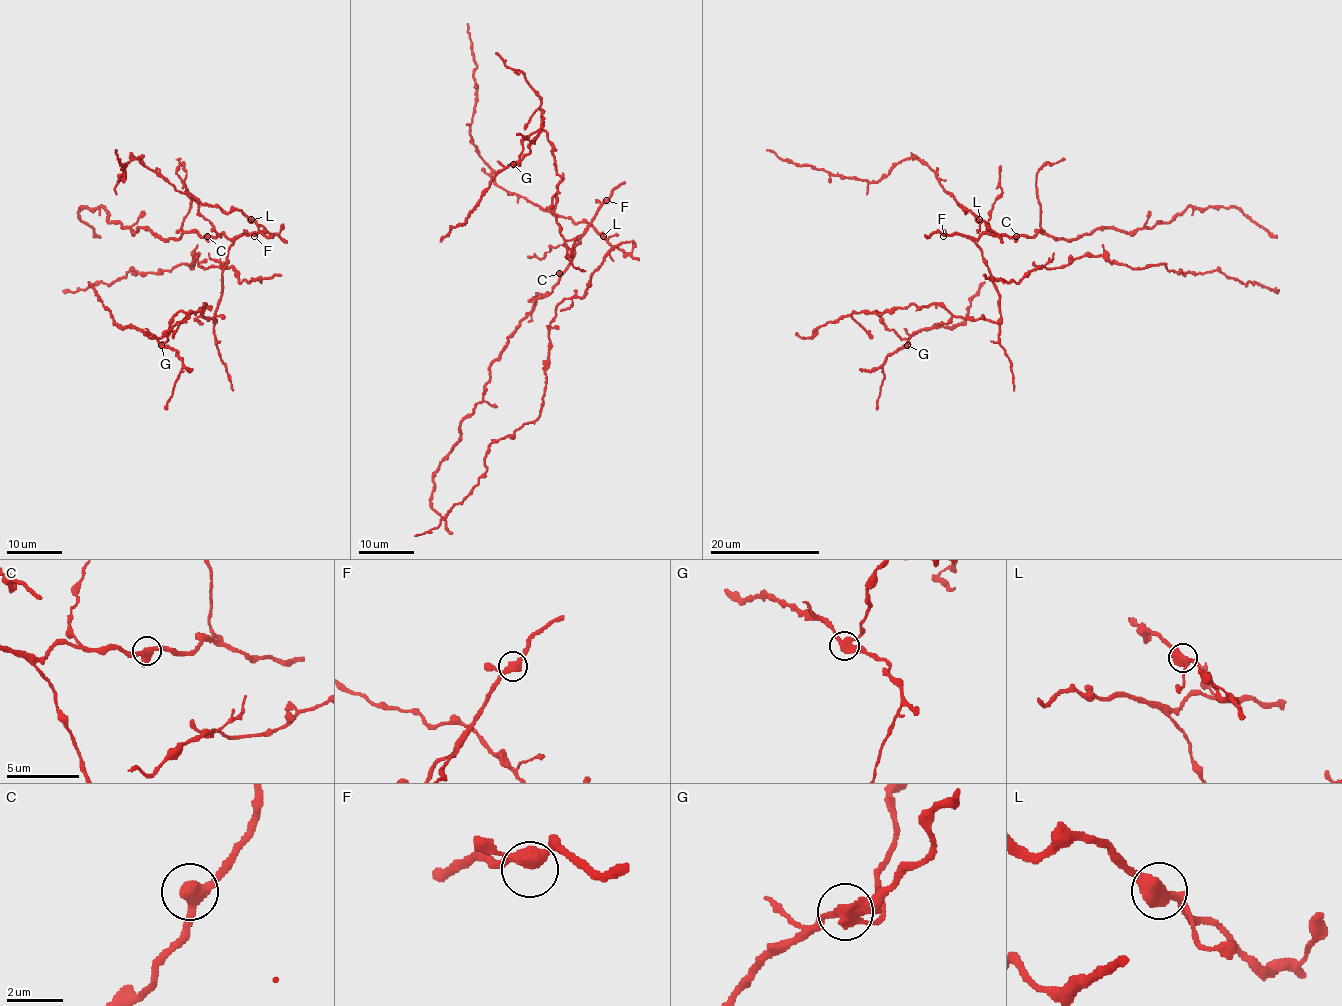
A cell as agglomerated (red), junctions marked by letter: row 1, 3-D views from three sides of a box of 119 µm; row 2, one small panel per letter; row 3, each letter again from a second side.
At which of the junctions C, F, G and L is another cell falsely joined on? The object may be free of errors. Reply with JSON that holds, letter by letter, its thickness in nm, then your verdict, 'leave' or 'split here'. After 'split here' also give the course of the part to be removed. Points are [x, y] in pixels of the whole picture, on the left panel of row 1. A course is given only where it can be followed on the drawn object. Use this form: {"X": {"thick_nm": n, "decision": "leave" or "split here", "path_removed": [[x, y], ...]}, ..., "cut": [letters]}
{"C": {"thick_nm": 400, "decision": "leave"}, "F": {"thick_nm": 400, "decision": "leave"}, "G": {"thick_nm": 400, "decision": "split here", "path_removed": [[160, 344], [140, 329], [118, 325], [88, 281]]}, "L": {"thick_nm": 440, "decision": "leave"}, "cut": ["G"]}

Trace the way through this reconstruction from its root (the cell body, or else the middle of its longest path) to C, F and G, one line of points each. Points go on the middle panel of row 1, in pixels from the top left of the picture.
C: (576, 246), (584, 233), (574, 240), (572, 262), (559, 273)
F: (576, 246), (596, 210), (606, 200)
G: (576, 246), (567, 257), (554, 211), (561, 177), (547, 133), (530, 133), (522, 141), (519, 165), (512, 163)

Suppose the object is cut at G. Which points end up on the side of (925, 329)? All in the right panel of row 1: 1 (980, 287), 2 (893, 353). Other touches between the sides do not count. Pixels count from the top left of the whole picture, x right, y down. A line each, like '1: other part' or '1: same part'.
1: same part
2: same part

